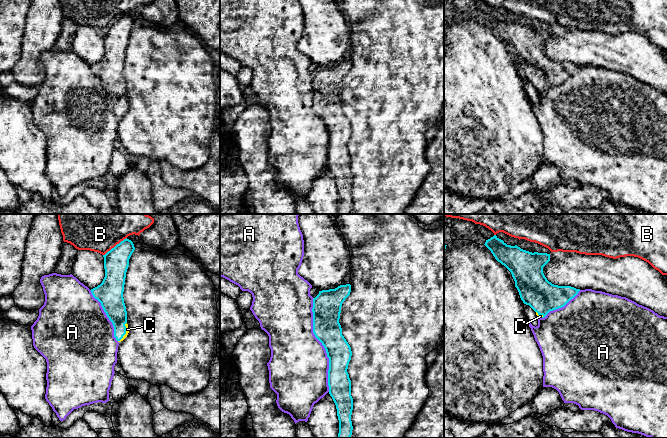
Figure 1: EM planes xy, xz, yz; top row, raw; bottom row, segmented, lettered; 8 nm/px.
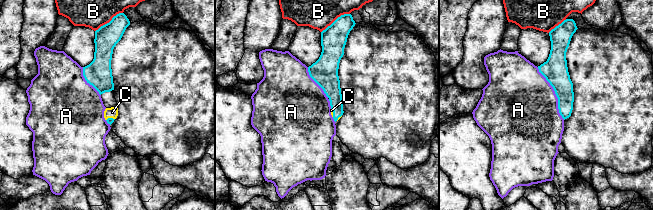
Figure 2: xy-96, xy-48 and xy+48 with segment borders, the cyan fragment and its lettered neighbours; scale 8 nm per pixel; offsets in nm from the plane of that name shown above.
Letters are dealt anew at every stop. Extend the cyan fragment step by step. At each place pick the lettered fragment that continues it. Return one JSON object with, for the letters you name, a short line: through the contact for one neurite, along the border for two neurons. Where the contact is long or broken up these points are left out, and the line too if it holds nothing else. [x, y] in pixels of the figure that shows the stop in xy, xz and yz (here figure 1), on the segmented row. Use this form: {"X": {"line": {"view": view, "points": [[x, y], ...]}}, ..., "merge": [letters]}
{"merge": ["C"]}

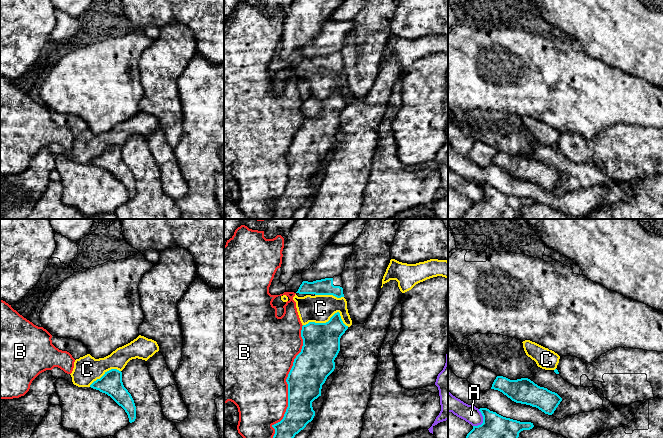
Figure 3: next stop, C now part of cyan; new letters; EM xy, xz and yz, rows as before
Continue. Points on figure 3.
{"merge": []}

